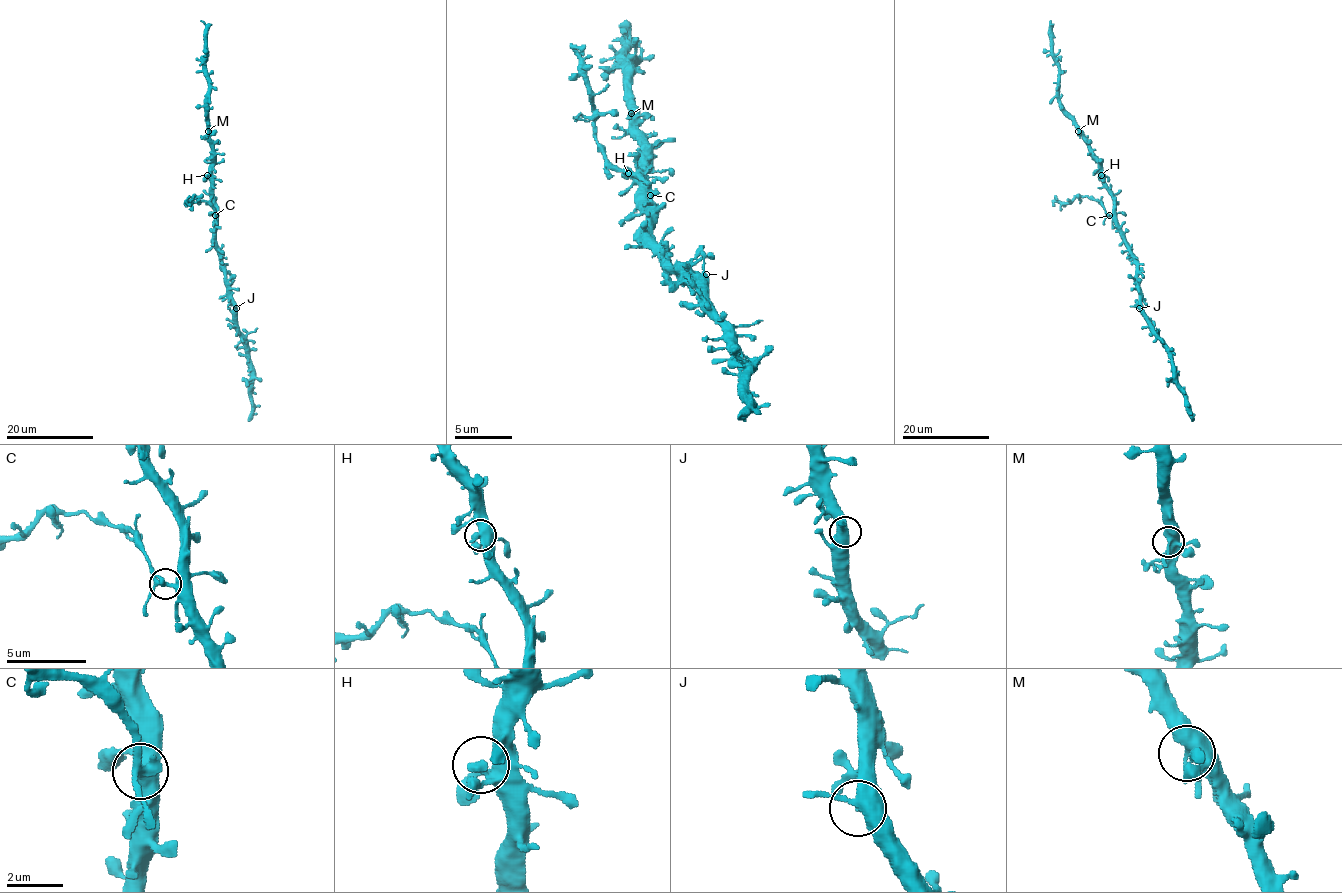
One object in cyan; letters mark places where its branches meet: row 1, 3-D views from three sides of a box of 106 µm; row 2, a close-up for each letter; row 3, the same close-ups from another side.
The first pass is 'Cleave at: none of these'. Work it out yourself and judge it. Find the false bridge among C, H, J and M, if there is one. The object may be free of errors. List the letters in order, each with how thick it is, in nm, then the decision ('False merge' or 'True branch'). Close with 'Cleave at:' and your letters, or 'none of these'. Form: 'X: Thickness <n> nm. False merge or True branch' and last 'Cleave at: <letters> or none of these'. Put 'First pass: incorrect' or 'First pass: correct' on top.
First pass: incorrect
C: Thickness 320 nm. False merge
H: Thickness 260 nm. True branch
J: Thickness 440 nm. True branch
M: Thickness 440 nm. True branch
Cleave at: C

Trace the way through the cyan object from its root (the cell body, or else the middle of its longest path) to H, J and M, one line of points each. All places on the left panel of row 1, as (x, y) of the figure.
H: (215, 225), (213, 185), (207, 175)
J: (215, 225), (215, 246), (224, 266), (224, 283), (236, 308)
M: (215, 225), (211, 139), (208, 131)

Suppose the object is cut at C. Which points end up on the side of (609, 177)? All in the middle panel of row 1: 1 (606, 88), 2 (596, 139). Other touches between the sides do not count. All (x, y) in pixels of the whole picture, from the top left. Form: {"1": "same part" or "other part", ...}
{"1": "same part", "2": "same part"}

